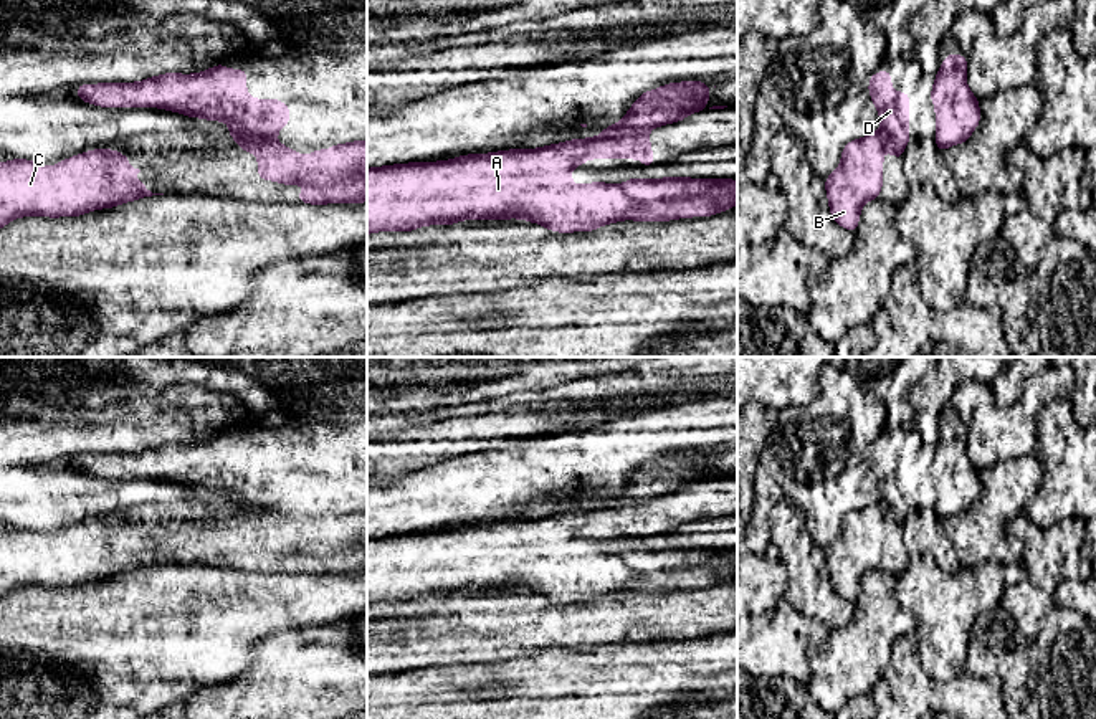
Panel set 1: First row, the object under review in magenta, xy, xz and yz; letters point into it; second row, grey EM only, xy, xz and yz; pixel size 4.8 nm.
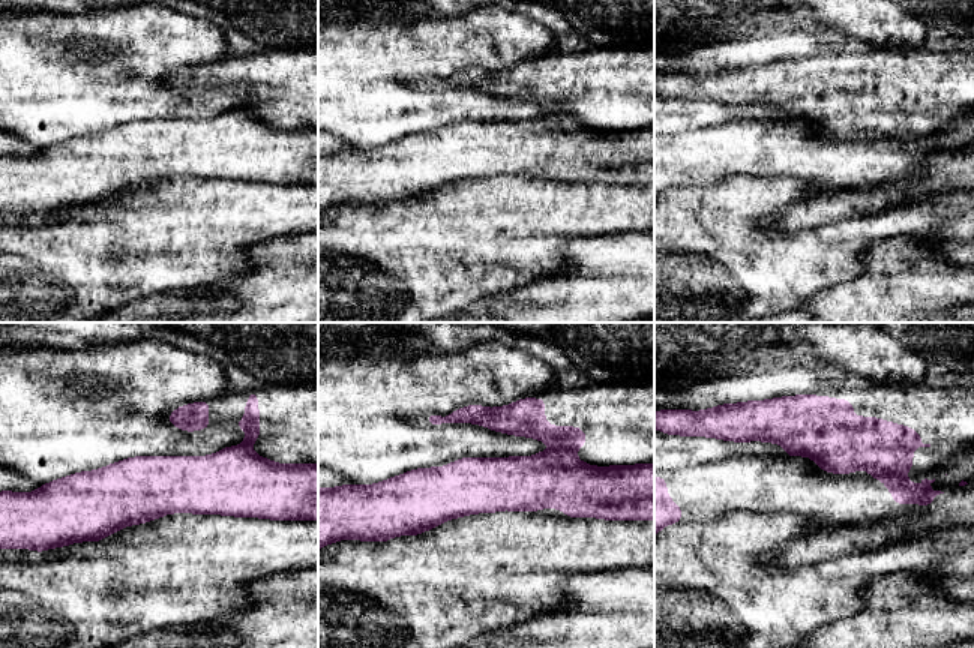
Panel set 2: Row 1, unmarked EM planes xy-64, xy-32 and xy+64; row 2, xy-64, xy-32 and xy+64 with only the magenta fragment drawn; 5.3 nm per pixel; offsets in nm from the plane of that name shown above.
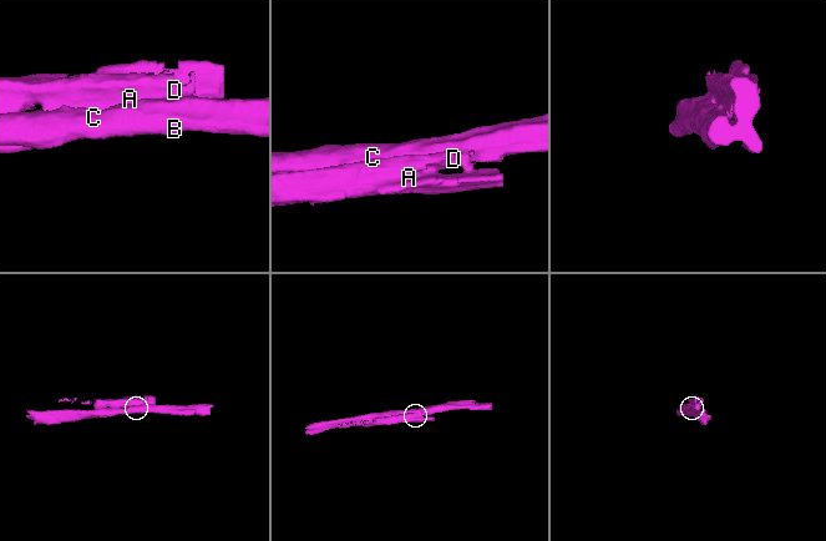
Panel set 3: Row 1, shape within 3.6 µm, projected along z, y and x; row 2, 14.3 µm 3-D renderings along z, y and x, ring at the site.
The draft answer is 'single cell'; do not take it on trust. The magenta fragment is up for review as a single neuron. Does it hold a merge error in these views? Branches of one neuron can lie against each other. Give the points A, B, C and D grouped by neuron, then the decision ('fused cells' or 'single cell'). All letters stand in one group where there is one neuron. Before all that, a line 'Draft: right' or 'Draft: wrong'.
Draft: wrong
groups A D / B C; fused cells

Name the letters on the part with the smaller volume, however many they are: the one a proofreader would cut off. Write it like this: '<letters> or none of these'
A, D

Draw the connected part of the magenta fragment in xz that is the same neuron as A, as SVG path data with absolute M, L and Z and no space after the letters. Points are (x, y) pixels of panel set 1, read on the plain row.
M631 502L367 539L367 605L468 588L522 588L550 602L592 602L620 590L709 587L737 575L734 549L574 555L570 540L587 529L641 529L650 539L653 521L648 502Z

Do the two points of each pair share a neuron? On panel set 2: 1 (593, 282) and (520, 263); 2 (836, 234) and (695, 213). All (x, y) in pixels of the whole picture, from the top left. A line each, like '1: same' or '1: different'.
1: different
2: same

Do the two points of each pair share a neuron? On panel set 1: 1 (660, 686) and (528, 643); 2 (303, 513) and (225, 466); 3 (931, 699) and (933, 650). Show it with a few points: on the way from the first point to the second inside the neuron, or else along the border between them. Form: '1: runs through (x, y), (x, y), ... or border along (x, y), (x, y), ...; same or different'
1: border along (586, 652), (544, 650), (509, 658); different
2: runs through (283, 504), (268, 490), (245, 485); same
3: border along (916, 640), (933, 678), (966, 671); different

